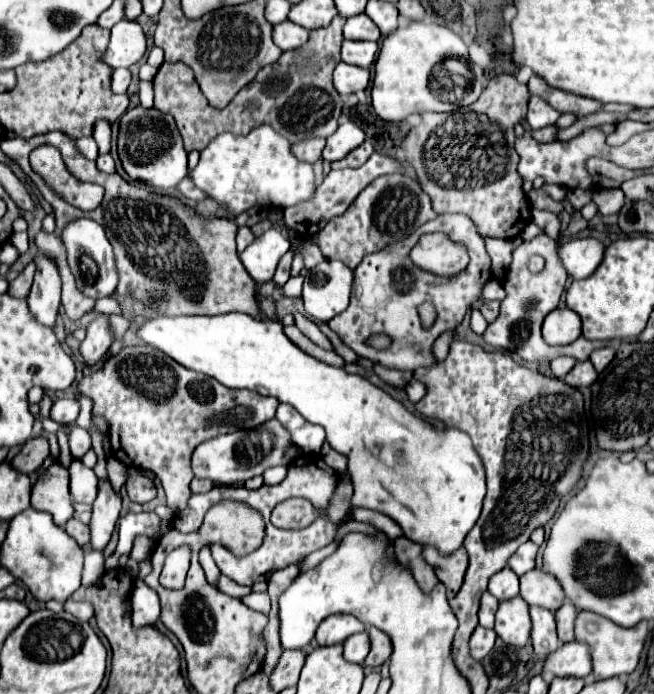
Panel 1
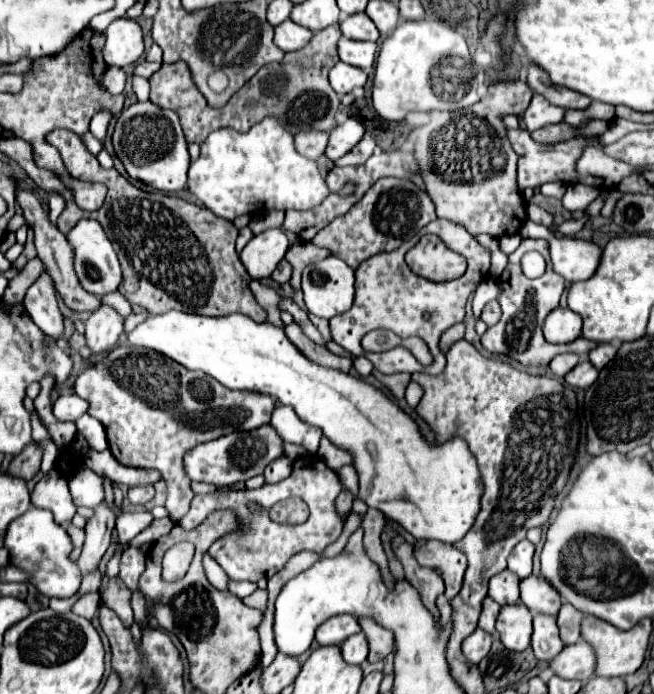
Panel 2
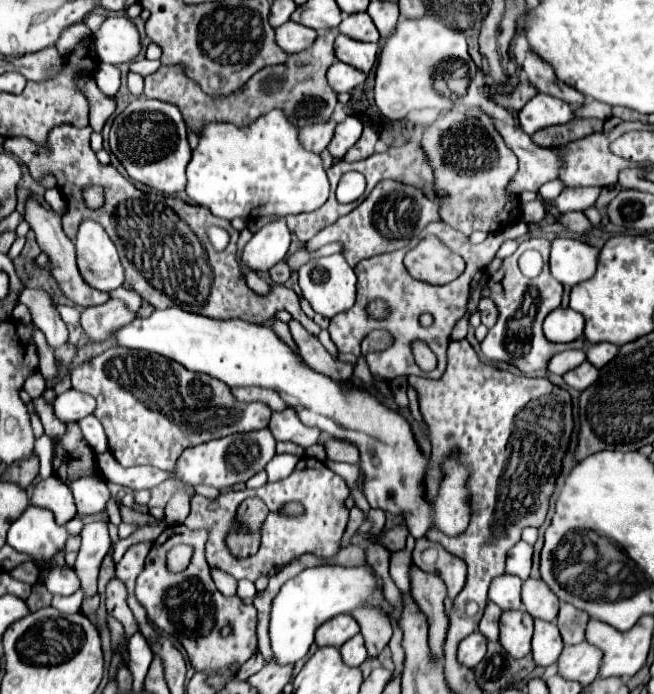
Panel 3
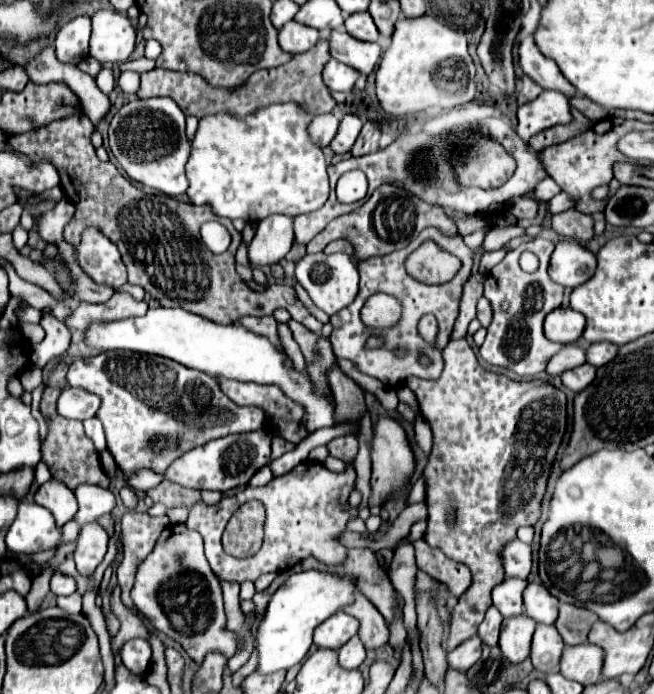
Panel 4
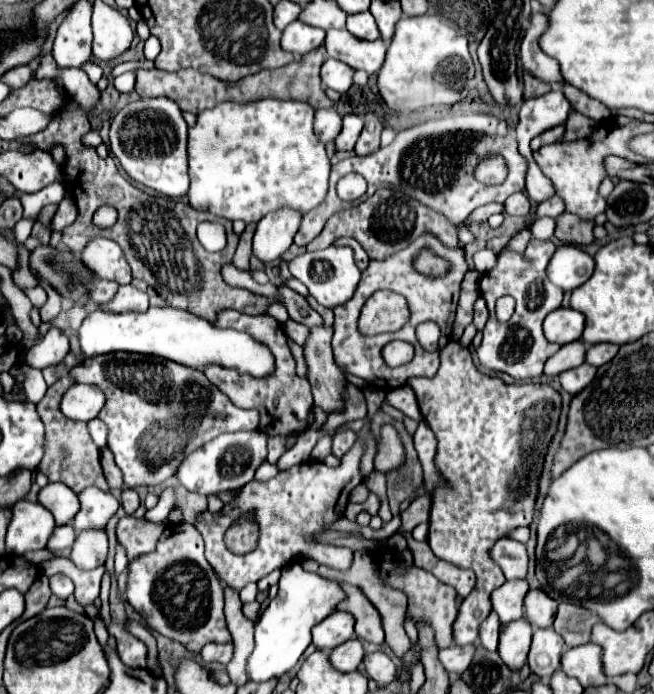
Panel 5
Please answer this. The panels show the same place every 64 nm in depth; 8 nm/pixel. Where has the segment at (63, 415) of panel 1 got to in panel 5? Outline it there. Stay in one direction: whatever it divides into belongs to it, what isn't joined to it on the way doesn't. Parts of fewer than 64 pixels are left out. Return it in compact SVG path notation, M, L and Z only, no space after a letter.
M74 384L64 394L60 402L60 410L64 416L72 420L90 422L104 408L104 400L106 396L104 392L100 392L100 388L90 386L90 384Z

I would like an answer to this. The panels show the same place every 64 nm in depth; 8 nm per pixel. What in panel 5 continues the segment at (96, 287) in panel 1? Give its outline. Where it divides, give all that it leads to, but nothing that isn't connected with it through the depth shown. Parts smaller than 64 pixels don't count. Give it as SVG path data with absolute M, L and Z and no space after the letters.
M94 238L82 252L84 264L98 276L106 280L116 280L118 284L132 282L132 268L124 260L122 248L108 238Z

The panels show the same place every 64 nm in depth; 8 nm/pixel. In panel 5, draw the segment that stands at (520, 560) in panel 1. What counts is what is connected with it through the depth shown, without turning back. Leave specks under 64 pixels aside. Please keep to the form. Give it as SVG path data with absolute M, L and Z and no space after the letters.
M502 538L498 540L492 550L490 550L492 560L502 568L506 580L514 580L514 578L524 578L528 572L528 556L526 556L526 546L510 540L510 538Z

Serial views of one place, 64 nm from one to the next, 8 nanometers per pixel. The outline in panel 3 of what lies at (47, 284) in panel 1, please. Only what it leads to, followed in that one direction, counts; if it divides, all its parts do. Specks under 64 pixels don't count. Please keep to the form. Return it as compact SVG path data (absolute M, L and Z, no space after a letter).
M26 288L18 302L24 302L30 312L32 312L32 322L46 334L46 342L50 348L58 348L62 344L68 342L68 328L62 322L54 302L50 300L50 296L44 290L32 290Z

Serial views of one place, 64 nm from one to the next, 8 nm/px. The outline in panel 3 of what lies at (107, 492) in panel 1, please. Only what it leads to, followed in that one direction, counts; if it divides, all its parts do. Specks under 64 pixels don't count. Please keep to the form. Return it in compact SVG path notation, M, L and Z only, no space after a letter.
M90 522L80 532L82 546L76 556L76 574L82 582L84 598L98 594L98 570L110 548L108 526L104 522Z

